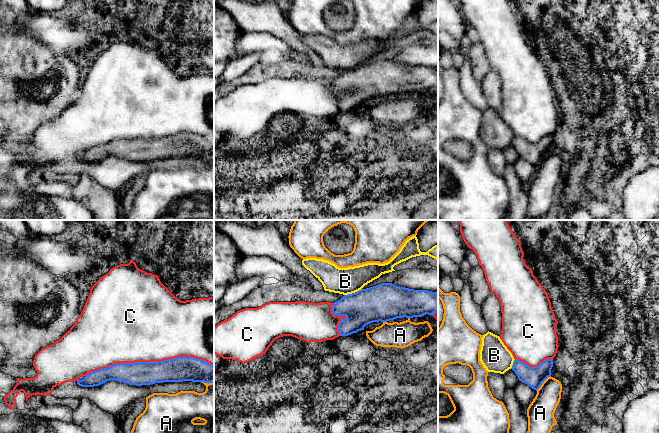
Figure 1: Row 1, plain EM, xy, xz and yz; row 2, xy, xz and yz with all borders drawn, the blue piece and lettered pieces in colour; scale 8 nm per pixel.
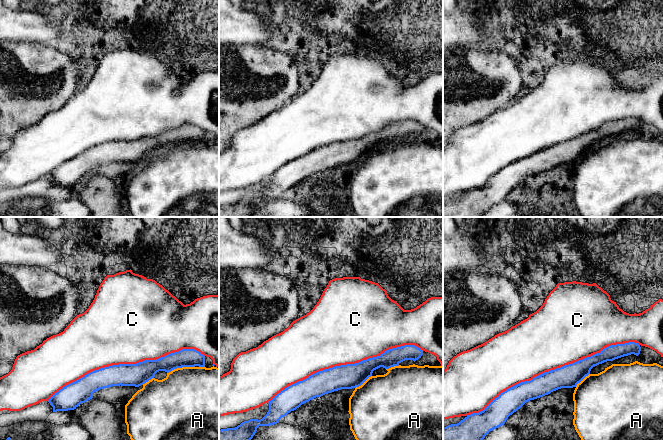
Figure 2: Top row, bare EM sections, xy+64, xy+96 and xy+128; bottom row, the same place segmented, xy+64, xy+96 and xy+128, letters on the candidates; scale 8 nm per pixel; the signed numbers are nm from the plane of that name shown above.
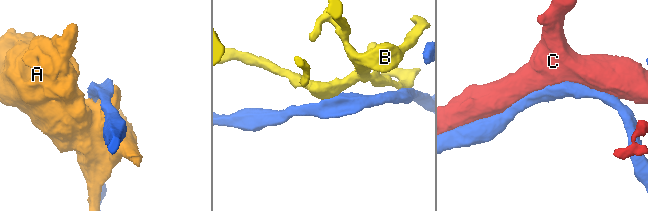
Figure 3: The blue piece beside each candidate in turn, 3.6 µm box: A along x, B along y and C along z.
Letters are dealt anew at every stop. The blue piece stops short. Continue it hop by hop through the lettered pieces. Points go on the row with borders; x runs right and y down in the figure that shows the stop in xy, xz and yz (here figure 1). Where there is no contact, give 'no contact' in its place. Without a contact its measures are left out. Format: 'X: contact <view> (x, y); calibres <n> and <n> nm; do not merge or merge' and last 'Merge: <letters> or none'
A: contact yz (542, 382); calibres 160 and 220 nm; do not merge
B: contact xz (352, 293); calibres 280 and 220 nm; do not merge
C: contact xy (149, 362); calibres 200 and 500 nm; do not merge
Merge: none

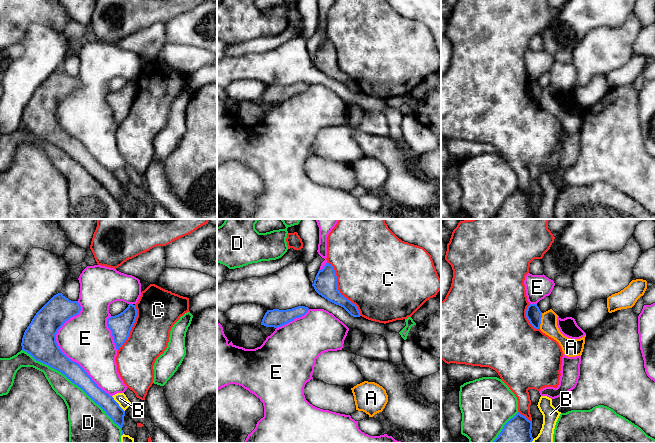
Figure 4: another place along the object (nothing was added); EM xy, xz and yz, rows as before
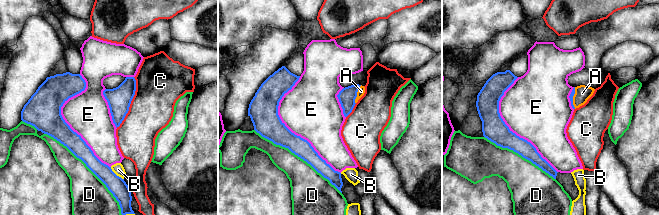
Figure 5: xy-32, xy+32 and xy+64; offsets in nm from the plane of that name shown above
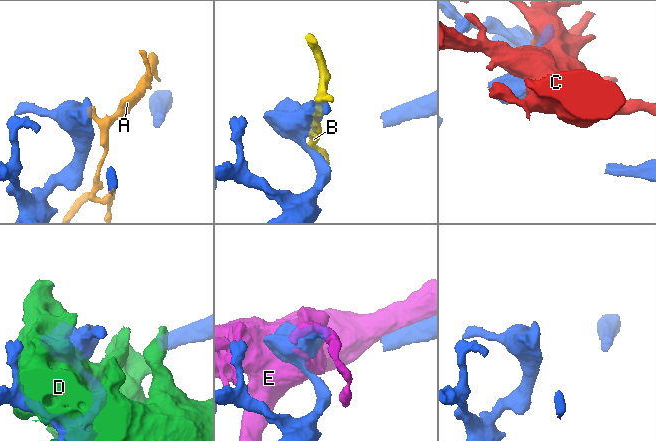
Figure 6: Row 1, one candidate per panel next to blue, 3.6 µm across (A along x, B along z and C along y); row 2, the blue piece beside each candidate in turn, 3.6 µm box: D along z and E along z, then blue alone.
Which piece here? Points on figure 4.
A: contact yz (540, 321); calibres 120 and 130 nm; do not merge
B: contact xy (118, 404); calibres 120 and 90 nm; do not merge
C: contact xz (337, 289); calibres 190 and 460 nm; do not merge
D: contact xy (75, 384); calibres 150 and 260 nm; do not merge
E: contact xy (60, 350); calibres 280 and 400 nm; do not merge
Merge: none

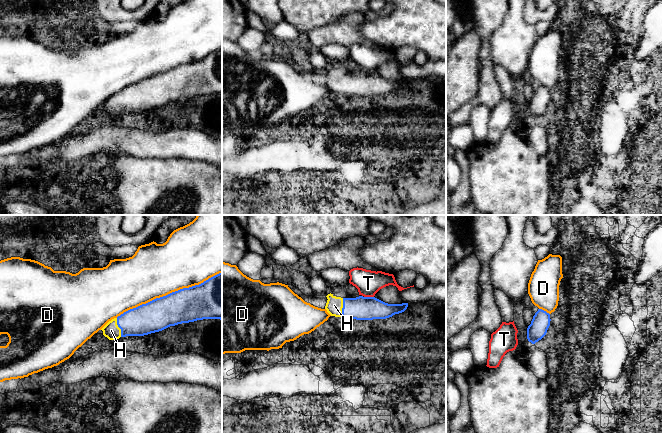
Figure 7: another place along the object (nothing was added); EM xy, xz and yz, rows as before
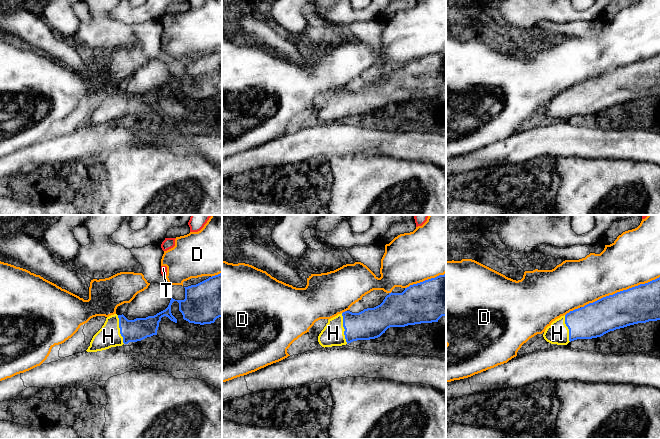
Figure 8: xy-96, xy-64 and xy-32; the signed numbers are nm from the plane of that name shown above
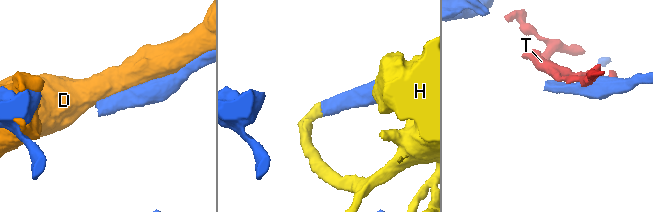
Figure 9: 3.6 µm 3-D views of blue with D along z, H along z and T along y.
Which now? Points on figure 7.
D: contact xy (168, 294); calibres 280 and 440 nm; do not merge
H: contact xy (118, 326); calibres 240 and 130 nm; merge
T: contact xz (369, 297); calibres 190 and 200 nm; do not merge
Merge: H

